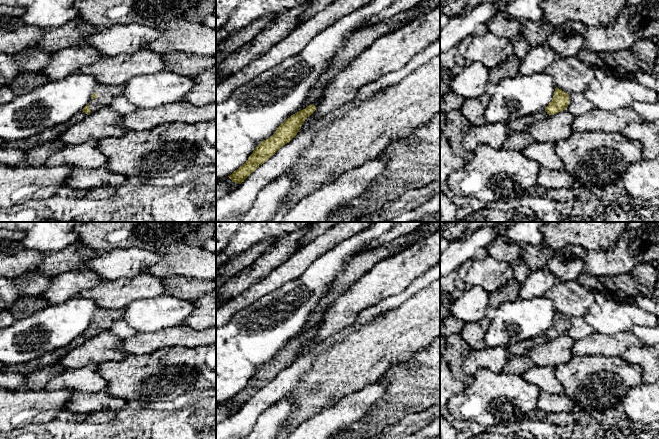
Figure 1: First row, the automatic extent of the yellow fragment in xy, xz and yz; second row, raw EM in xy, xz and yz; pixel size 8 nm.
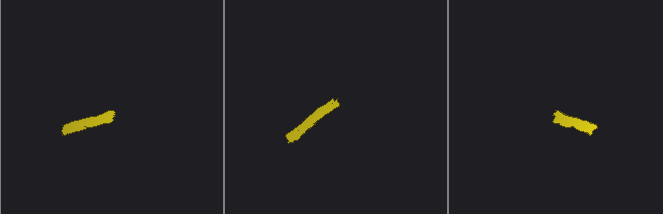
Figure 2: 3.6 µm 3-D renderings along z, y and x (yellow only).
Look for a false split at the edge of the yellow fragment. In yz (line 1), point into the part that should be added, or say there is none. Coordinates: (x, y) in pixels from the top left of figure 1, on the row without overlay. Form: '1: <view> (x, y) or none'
1: none

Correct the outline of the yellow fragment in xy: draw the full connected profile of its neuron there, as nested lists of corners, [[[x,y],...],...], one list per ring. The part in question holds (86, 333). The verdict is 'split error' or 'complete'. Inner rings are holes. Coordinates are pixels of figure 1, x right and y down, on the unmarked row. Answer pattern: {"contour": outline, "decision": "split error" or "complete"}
{"contour": [[[124,308],[122,309],[98,309],[92,319],[91,325],[82,333],[87,339],[105,330],[109,330],[114,321],[122,319]]], "decision": "split error"}

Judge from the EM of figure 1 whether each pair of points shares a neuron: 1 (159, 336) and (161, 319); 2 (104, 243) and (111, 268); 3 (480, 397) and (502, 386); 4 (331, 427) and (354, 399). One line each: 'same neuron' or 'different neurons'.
1: different neurons
2: different neurons
3: same neuron
4: same neuron

